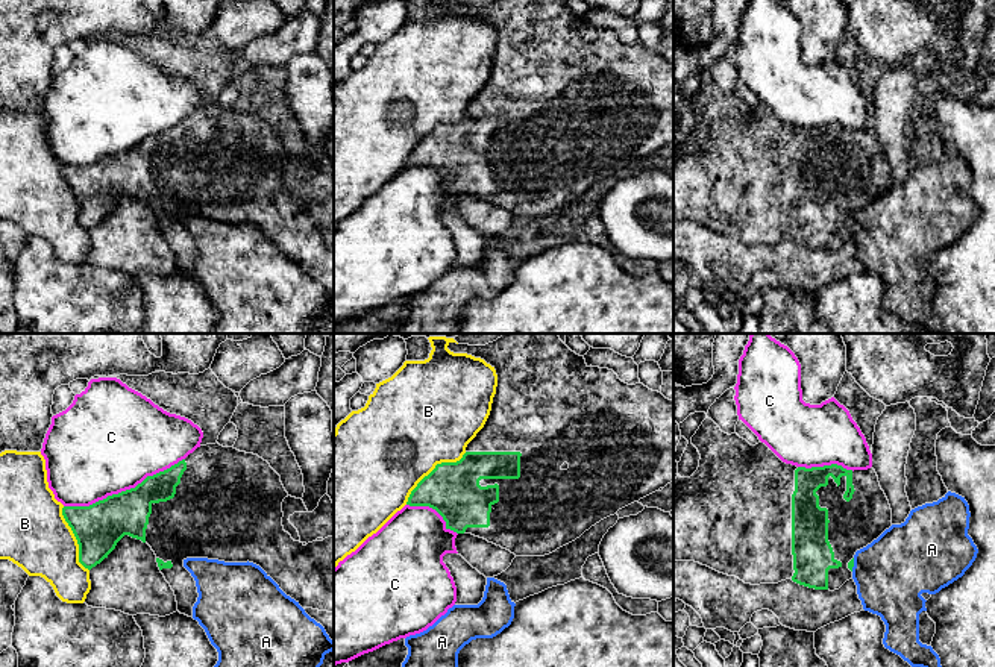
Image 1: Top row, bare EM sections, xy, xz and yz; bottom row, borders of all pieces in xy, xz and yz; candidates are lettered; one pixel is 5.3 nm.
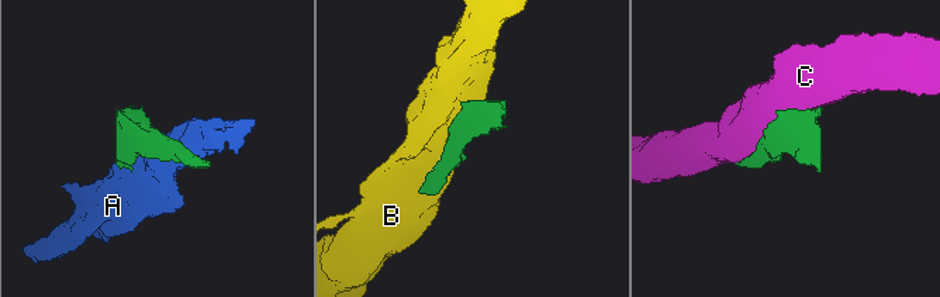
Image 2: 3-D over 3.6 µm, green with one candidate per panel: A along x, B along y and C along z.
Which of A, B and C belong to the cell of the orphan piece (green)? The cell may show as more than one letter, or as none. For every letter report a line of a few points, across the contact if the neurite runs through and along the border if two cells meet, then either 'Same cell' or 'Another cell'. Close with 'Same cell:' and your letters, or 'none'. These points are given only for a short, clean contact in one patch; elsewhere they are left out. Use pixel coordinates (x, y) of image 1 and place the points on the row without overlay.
A: Another cell
B: Another cell
C: Another cell
Same cell: none

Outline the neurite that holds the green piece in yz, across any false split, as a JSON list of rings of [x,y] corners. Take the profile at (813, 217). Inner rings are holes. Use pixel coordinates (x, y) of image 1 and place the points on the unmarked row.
[[[708,77],[692,105],[701,115],[699,127],[690,138],[678,135],[673,141],[675,221],[695,221],[751,246],[792,240],[808,249],[834,252],[852,240],[855,212],[892,186],[890,165],[872,127],[852,132],[837,124],[811,129],[786,124],[764,103],[751,106],[737,94],[722,92]]]

